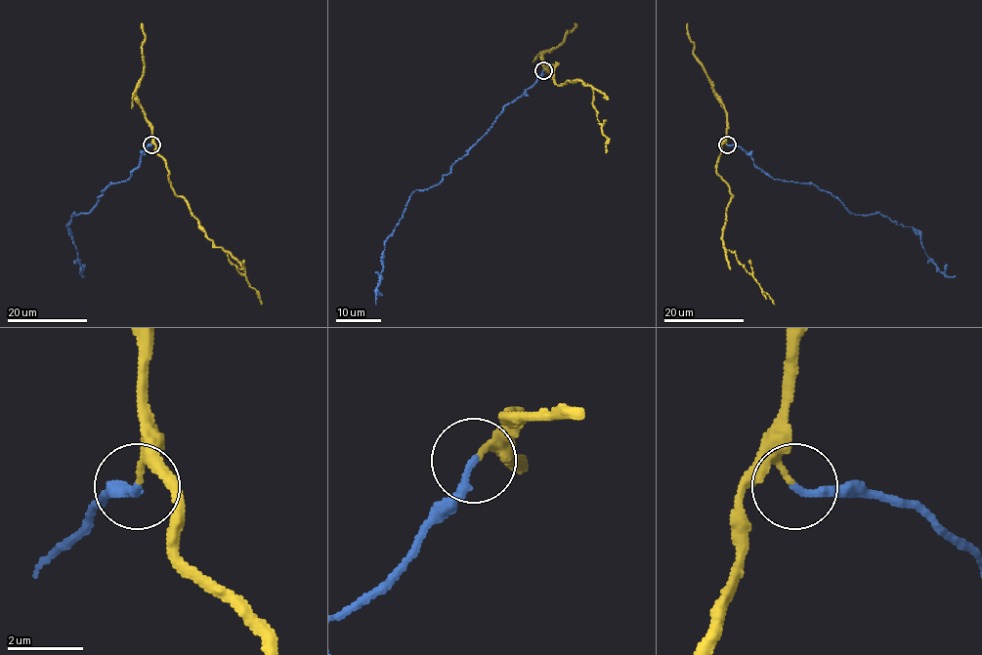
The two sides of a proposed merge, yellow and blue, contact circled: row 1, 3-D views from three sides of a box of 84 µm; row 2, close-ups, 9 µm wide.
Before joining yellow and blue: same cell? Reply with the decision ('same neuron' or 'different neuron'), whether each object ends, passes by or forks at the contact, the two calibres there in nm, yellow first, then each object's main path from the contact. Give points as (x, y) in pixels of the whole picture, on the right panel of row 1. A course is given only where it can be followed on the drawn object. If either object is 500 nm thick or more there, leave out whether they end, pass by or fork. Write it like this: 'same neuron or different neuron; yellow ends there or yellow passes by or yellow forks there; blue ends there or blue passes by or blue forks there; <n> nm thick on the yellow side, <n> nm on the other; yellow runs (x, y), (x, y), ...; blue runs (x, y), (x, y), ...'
same neuron; yellow ends there; blue ends there; 170 nm thick on the yellow side, 190 nm on the other; yellow runs (727, 143), (721, 145), (716, 174), (733, 196), (726, 212), (722, 243), (735, 254), (774, 305); blue runs (727, 144), (738, 145), (774, 179), (812, 183), (850, 213), (878, 213), (912, 226), (936, 267), (955, 275)

